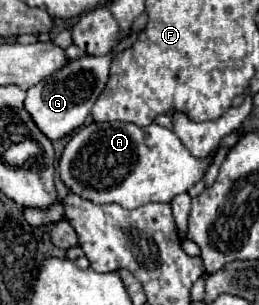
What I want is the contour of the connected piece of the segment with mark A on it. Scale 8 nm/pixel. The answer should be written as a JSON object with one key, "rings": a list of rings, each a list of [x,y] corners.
{"rings":[[[92,122],[88,126],[82,126],[76,130],[66,144],[62,158],[60,158],[60,178],[72,190],[74,194],[92,200],[94,204],[110,204],[116,202],[128,210],[138,208],[148,202],[170,202],[174,196],[190,190],[196,182],[200,182],[206,174],[206,170],[215,157],[215,153],[209,158],[196,158],[190,154],[190,150],[180,142],[180,138],[158,124],[148,126],[136,126],[132,122]]]}

